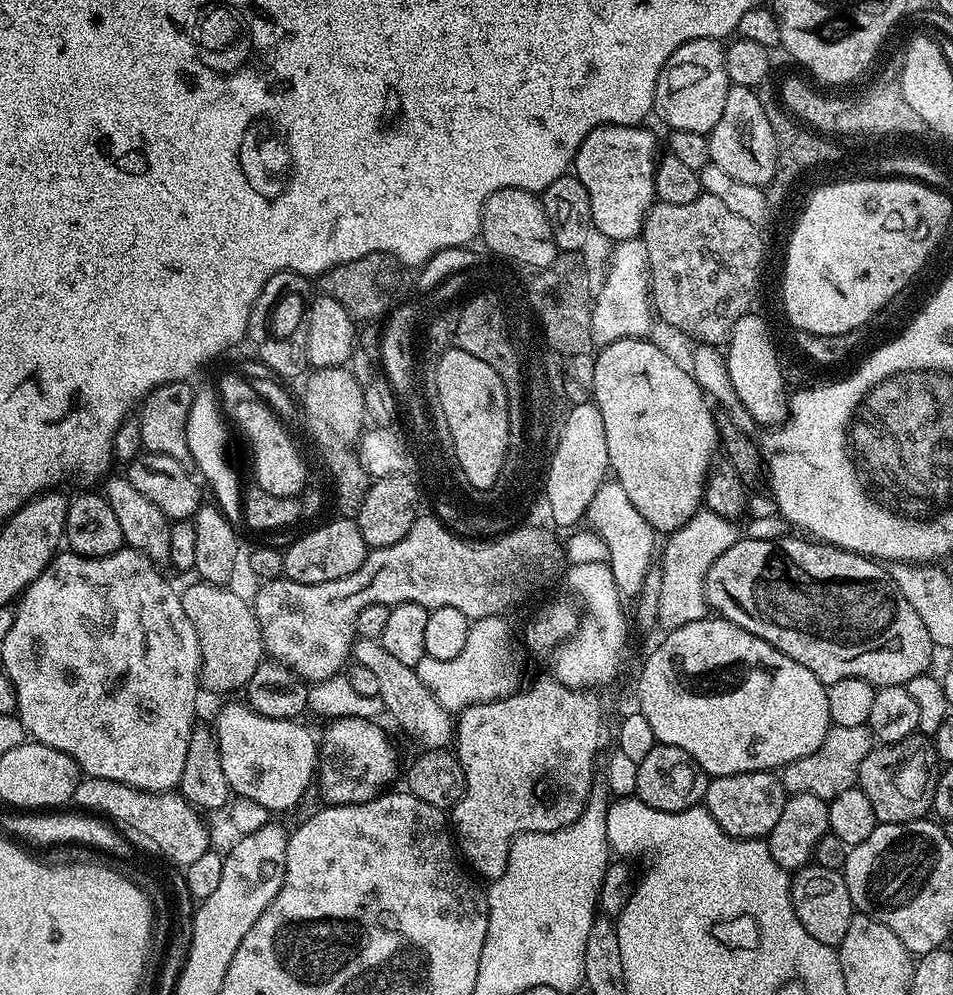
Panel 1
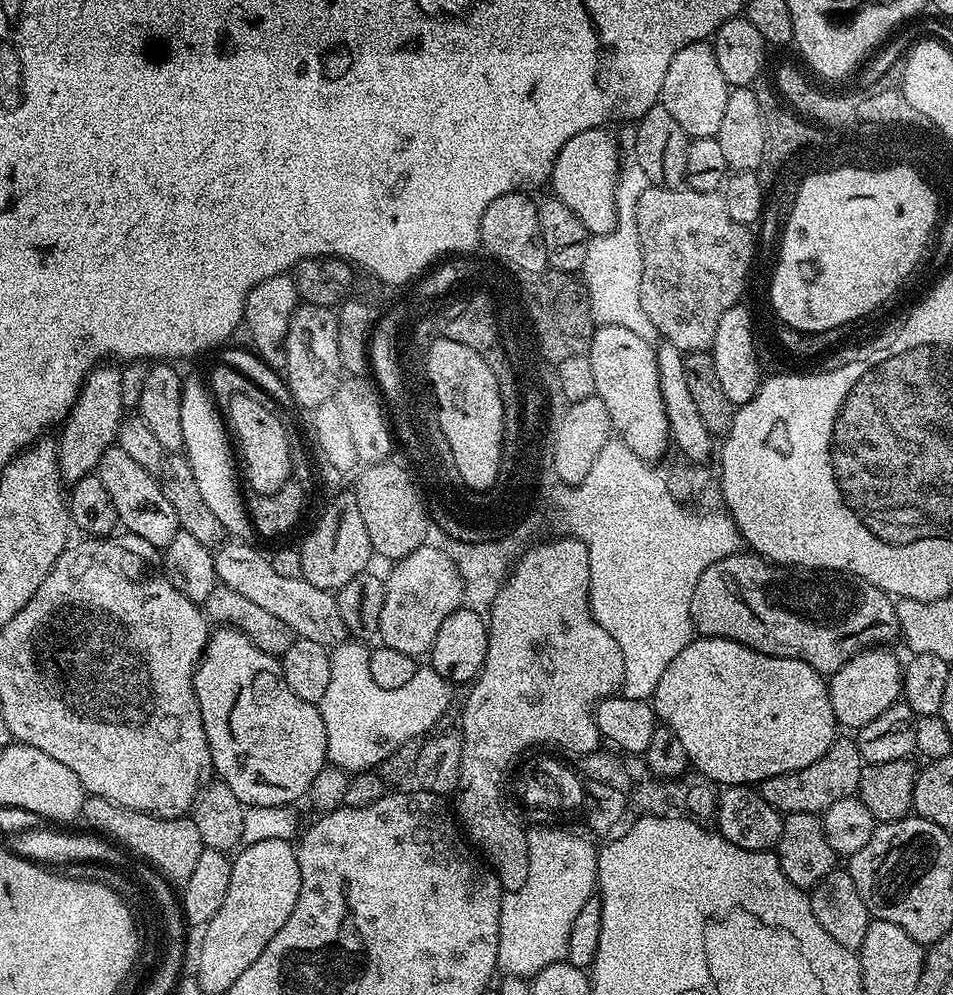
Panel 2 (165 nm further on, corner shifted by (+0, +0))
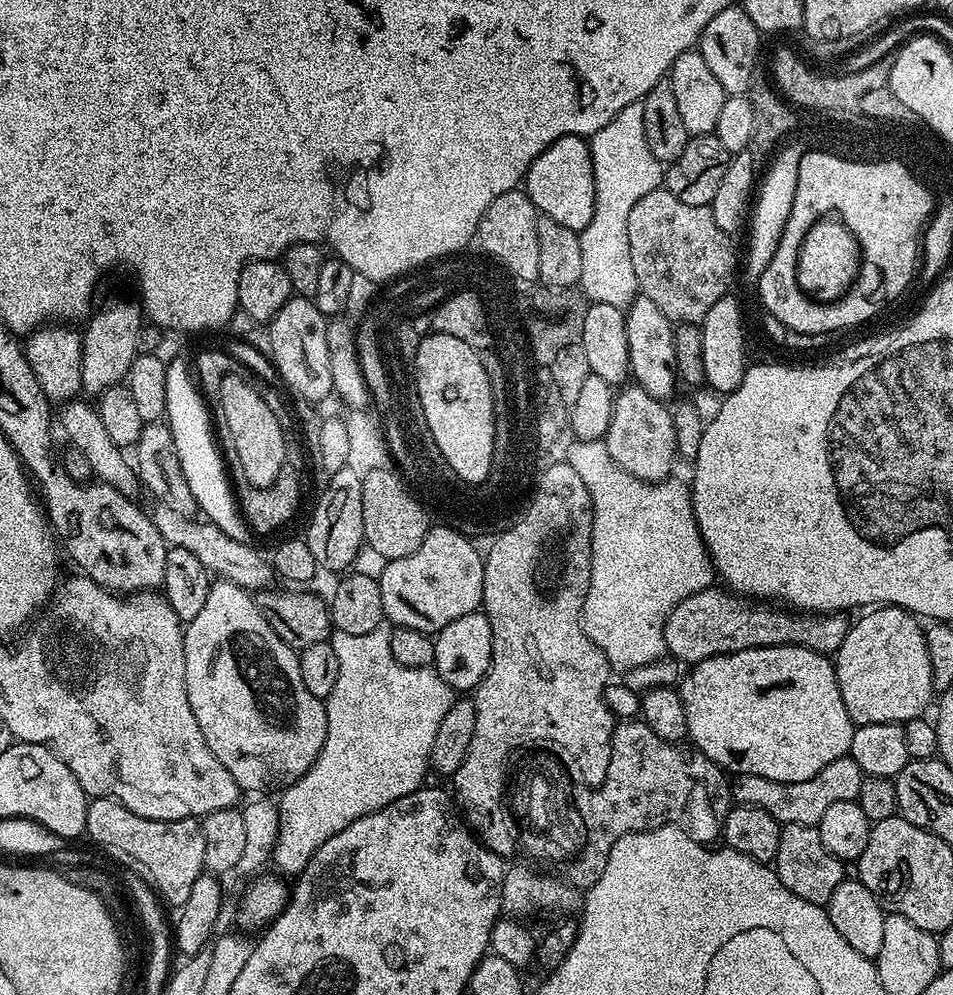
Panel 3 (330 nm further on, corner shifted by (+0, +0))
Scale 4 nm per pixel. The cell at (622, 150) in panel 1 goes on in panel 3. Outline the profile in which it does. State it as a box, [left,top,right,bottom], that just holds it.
[522,136,596,232]

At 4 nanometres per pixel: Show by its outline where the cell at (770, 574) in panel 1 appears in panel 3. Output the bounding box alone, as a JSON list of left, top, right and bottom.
[664,586,850,666]

